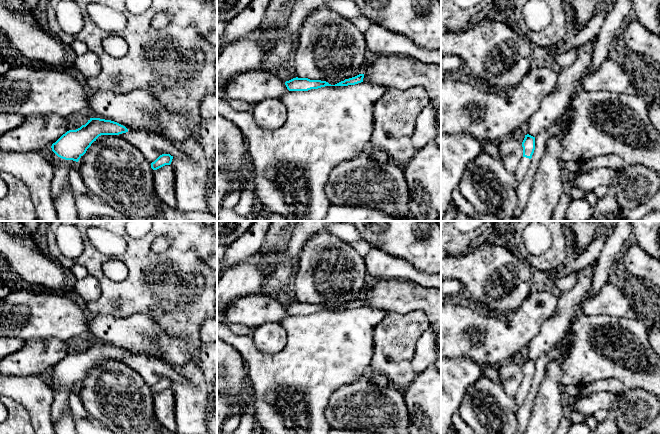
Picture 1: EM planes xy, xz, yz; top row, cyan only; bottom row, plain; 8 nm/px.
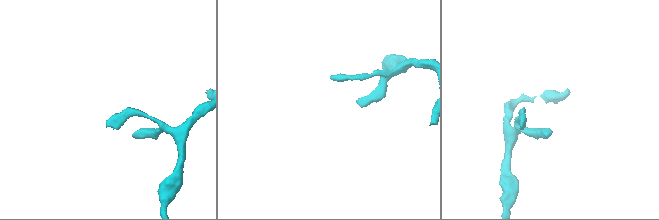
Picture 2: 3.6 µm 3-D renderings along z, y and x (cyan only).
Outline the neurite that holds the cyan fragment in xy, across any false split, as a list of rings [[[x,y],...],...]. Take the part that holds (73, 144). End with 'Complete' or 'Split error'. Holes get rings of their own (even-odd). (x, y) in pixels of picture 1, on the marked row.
[[[90,118],[85,125],[76,130],[69,130],[52,144],[52,151],[58,156],[56,164],[66,160],[78,162],[87,149],[101,135],[119,135],[128,129],[111,120]]]. Split error

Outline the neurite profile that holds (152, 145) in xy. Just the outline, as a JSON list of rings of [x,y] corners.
[[[125,126],[128,131],[119,135],[101,135],[96,140],[100,140],[106,136],[122,137],[137,148],[151,164],[162,154],[170,154],[183,160],[187,160],[182,152],[180,152],[170,141],[155,132],[145,131],[143,129],[134,129]]]

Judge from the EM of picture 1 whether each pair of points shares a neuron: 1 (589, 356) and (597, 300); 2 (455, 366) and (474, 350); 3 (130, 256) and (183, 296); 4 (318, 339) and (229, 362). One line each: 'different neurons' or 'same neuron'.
1: different neurons
2: different neurons
3: same neuron
4: different neurons

